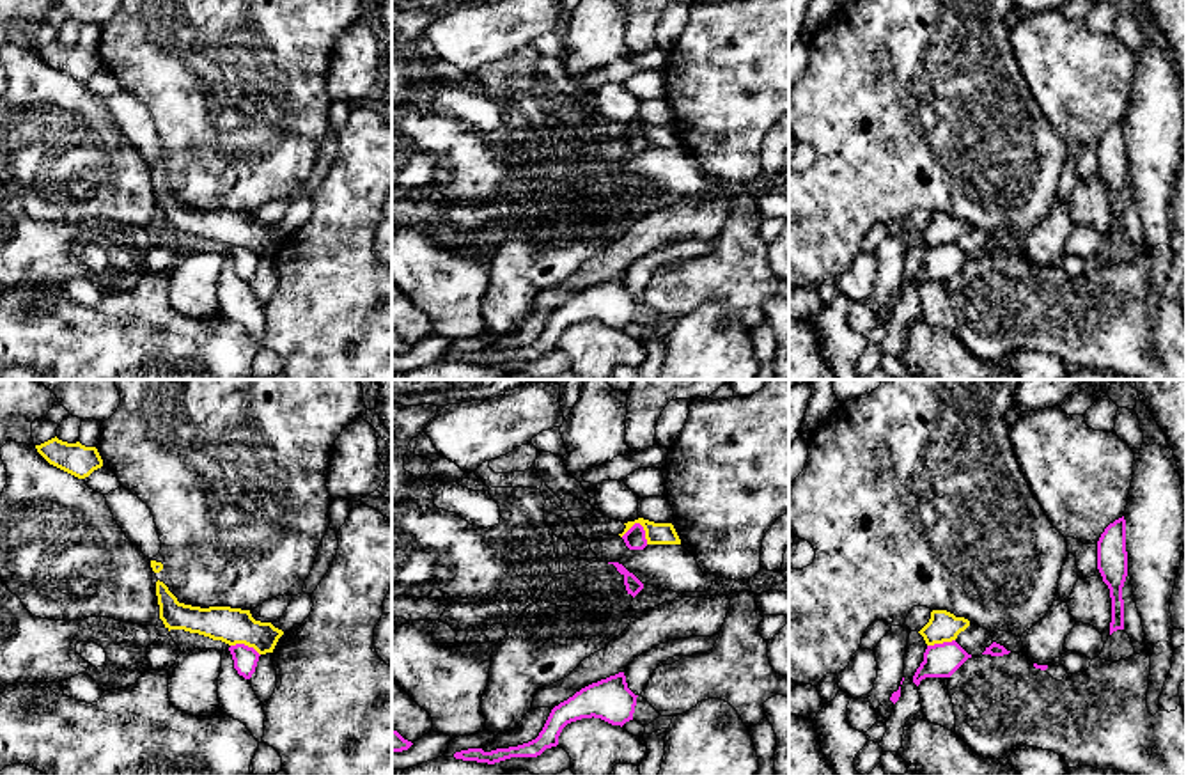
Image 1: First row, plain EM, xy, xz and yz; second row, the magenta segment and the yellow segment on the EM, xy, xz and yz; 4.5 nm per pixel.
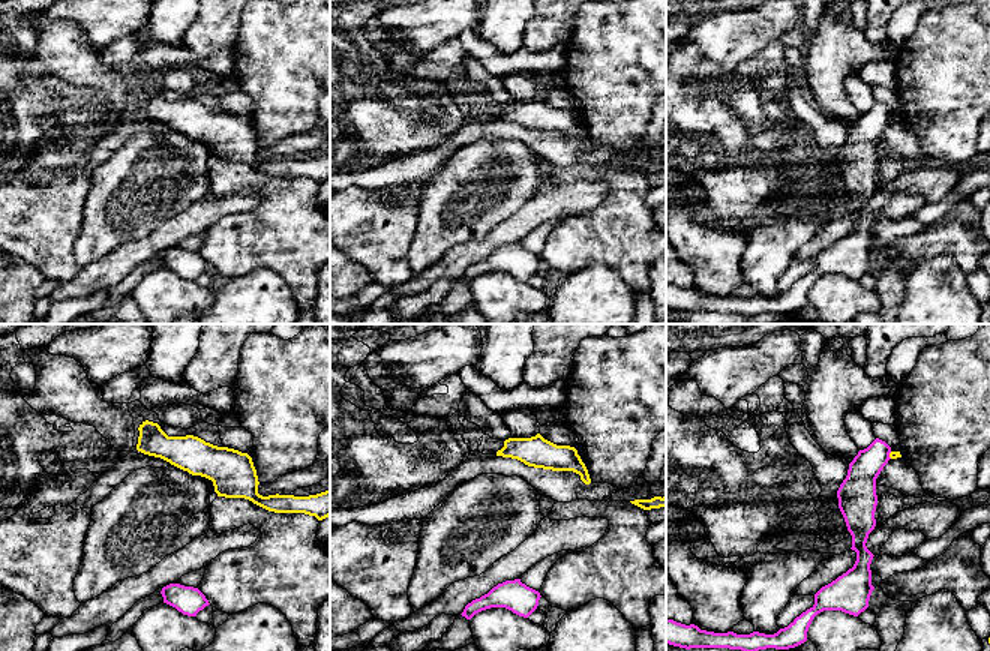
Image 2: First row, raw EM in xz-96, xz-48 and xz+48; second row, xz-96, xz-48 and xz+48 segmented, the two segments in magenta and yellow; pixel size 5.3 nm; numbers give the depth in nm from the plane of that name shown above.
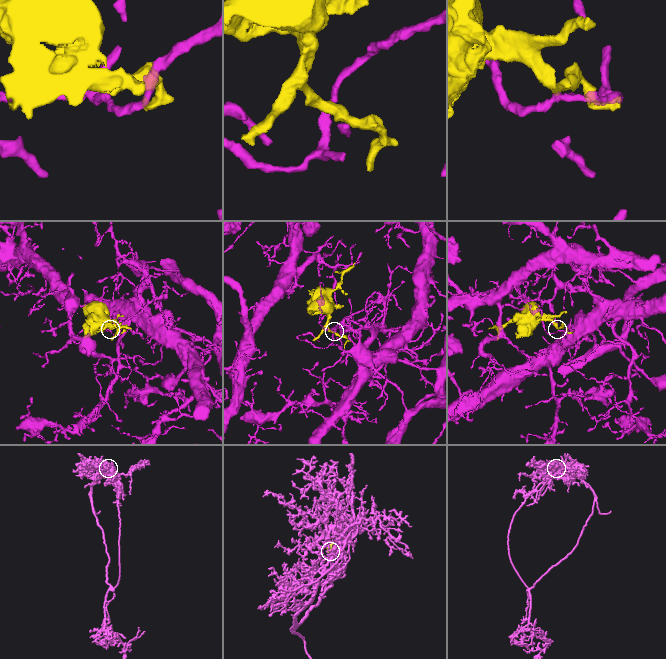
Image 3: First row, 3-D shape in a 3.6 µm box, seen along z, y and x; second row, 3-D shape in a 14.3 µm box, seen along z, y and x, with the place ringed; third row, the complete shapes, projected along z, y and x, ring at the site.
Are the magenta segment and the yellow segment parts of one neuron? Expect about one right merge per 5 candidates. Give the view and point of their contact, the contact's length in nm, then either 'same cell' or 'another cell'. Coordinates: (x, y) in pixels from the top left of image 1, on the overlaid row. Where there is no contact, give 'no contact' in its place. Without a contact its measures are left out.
xz (640, 525) | 130 nm | another cell

